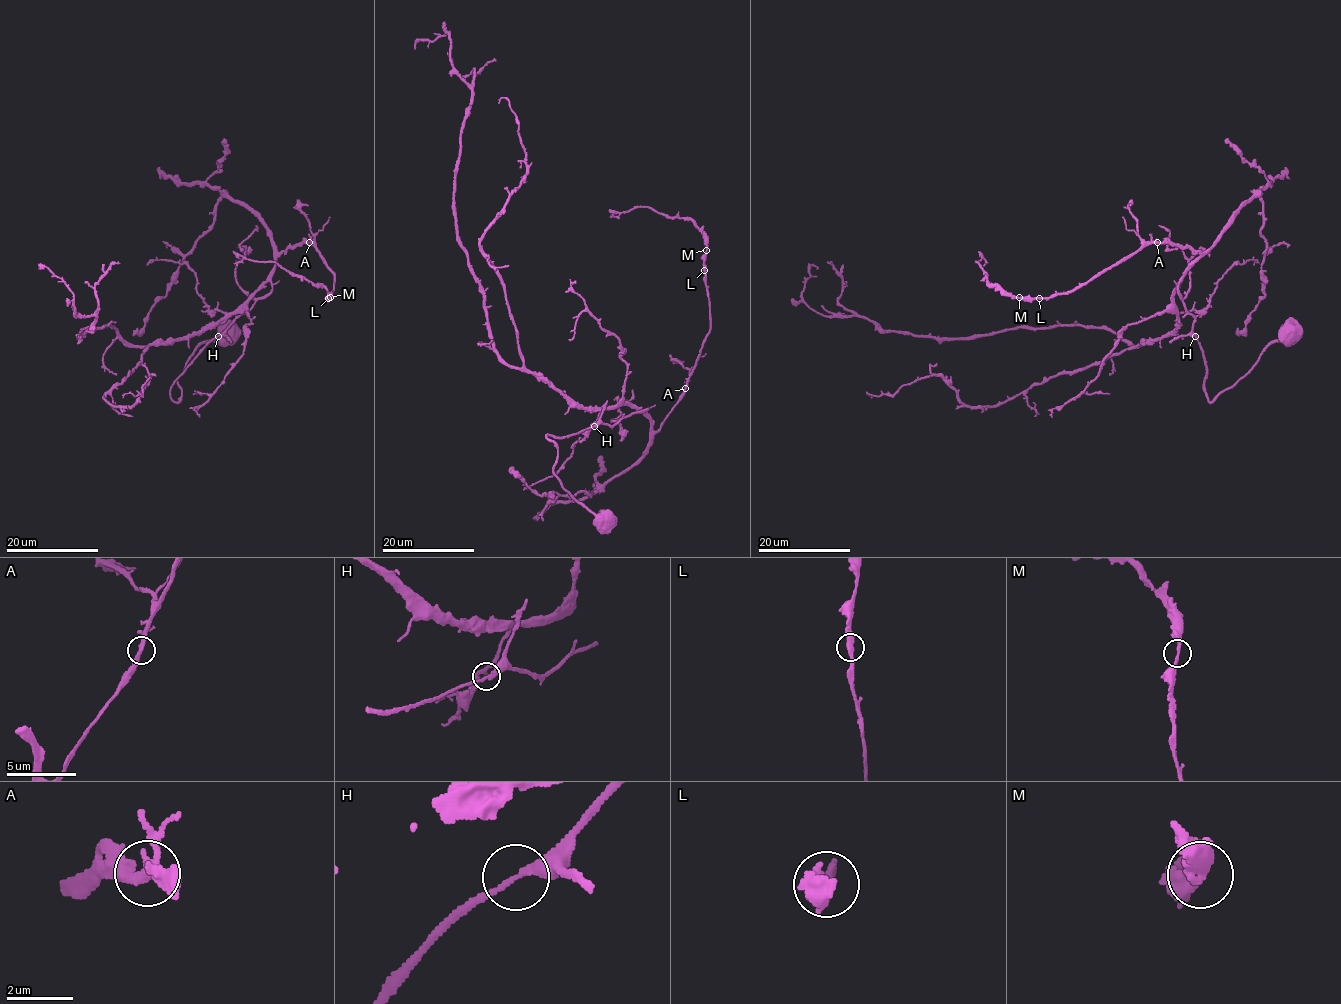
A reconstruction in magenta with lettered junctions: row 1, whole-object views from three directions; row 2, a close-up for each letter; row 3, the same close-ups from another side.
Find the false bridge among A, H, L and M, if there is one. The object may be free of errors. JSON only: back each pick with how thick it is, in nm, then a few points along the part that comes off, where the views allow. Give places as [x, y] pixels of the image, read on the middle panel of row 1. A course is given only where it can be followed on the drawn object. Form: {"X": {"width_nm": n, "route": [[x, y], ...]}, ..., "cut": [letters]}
{"cut": []}

